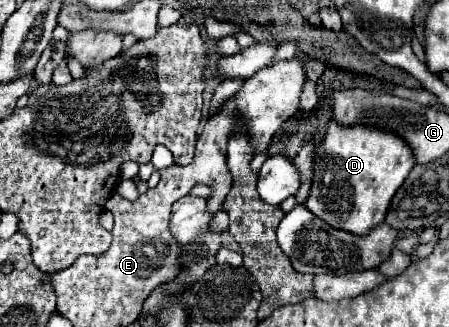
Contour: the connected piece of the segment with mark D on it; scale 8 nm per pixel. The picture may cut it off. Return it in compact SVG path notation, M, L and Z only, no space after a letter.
M329 120L323 144L317 142L313 150L315 176L305 206L333 228L359 236L367 234L373 226L383 222L393 194L413 166L415 156L411 156L411 148L407 148L399 136L389 136L383 128L371 128L365 124L343 128L343 124Z

